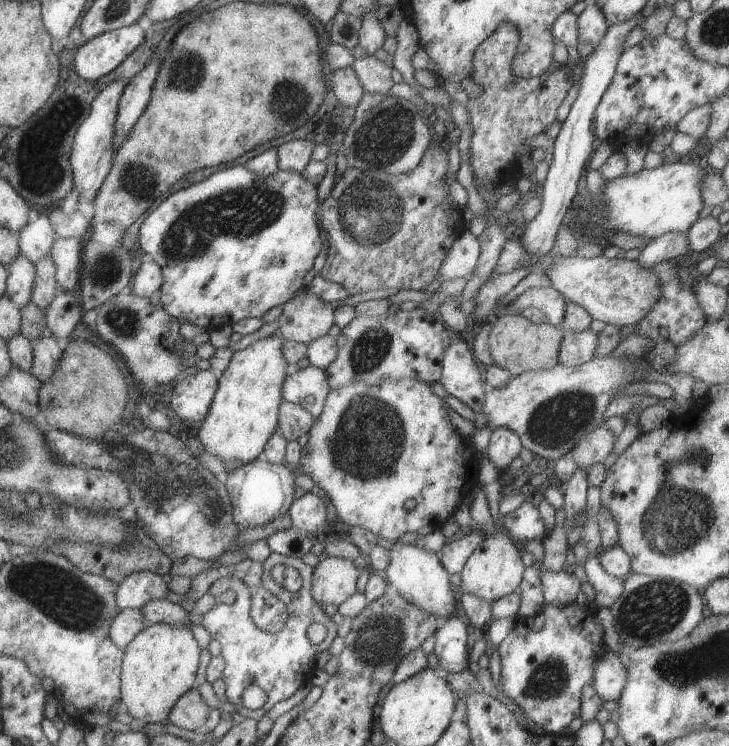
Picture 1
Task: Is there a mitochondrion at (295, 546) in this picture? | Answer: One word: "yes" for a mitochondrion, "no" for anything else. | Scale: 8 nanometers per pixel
no

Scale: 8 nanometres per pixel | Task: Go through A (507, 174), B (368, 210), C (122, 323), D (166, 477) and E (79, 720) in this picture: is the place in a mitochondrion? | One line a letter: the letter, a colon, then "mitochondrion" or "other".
A: other
B: mitochondrion
C: mitochondrion
D: mitochondrion
E: other

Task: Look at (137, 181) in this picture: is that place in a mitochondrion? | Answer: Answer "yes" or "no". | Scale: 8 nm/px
yes

